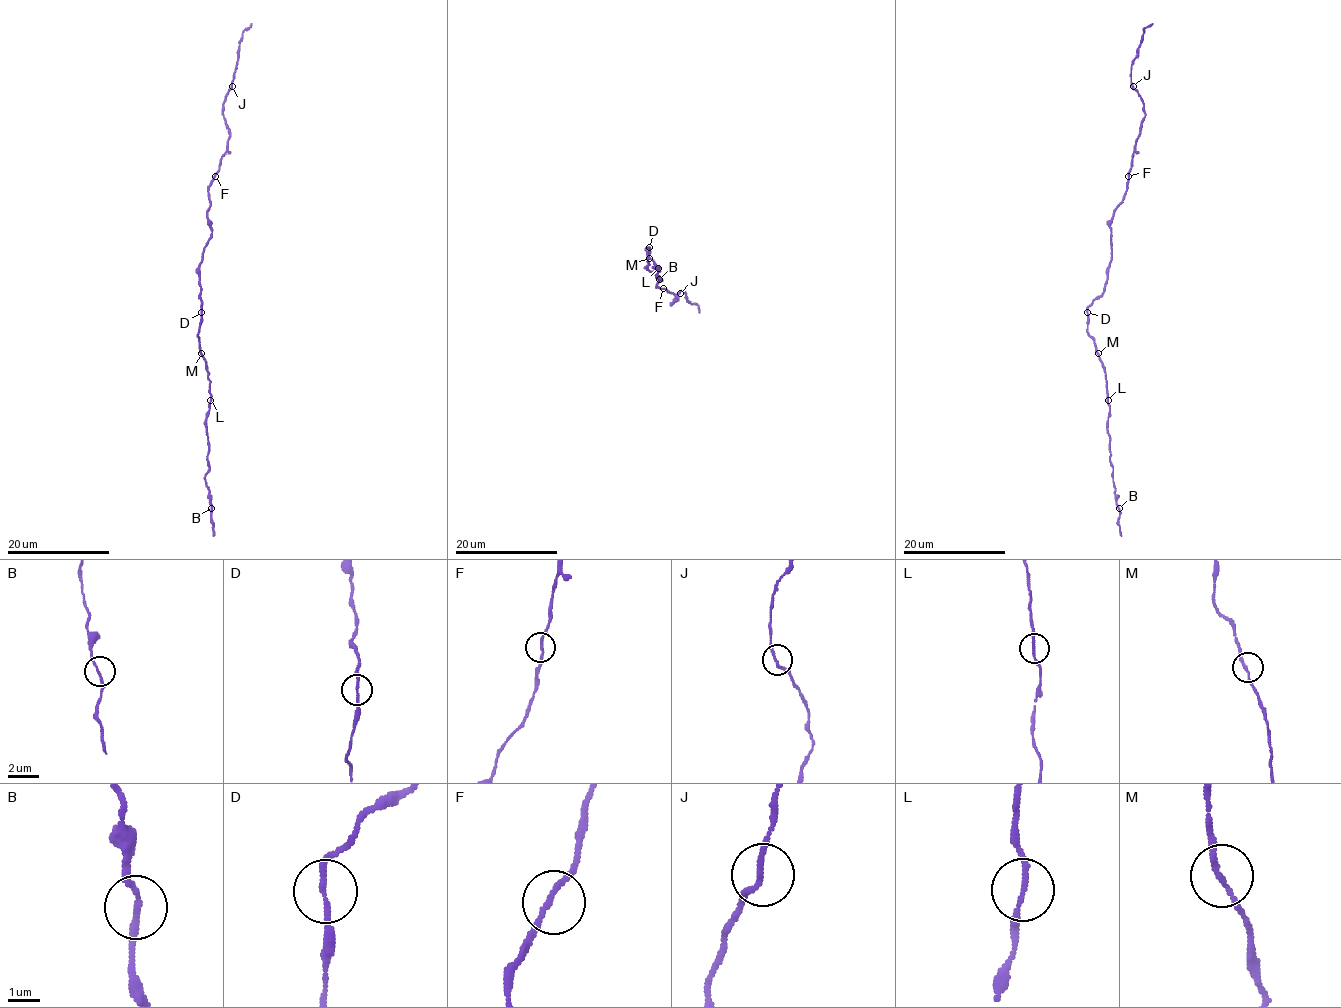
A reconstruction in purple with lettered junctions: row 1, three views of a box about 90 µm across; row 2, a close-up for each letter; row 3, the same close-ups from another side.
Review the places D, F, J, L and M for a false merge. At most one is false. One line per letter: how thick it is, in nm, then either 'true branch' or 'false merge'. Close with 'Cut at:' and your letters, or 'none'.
D: 160 nm thick; true branch
F: 160 nm thick; true branch
J: 160 nm thick; true branch
L: 160 nm thick; true branch
M: 160 nm thick; true branch
Cut at: none

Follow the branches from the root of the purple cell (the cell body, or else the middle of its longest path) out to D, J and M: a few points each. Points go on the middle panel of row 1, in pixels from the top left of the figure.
D: (647, 267), (649, 247)
J: (647, 267), (650, 271), (659, 271), (656, 272), (658, 278), (656, 285), (677, 298), (671, 304), (680, 293)
M: (647, 267), (649, 253), (647, 247), (649, 258)

